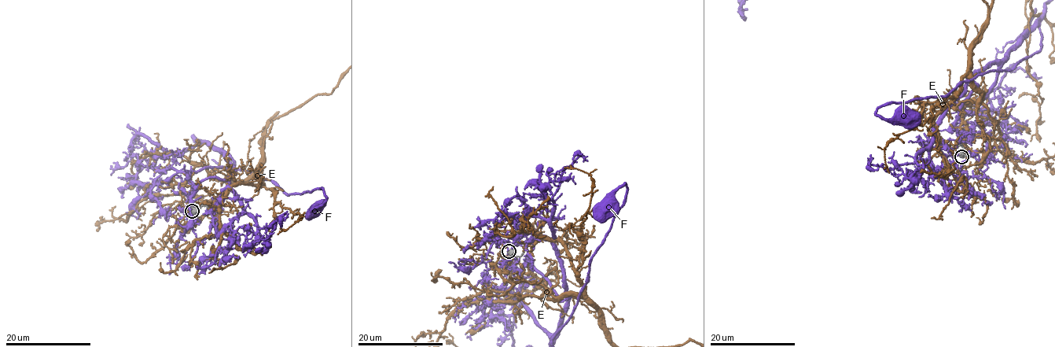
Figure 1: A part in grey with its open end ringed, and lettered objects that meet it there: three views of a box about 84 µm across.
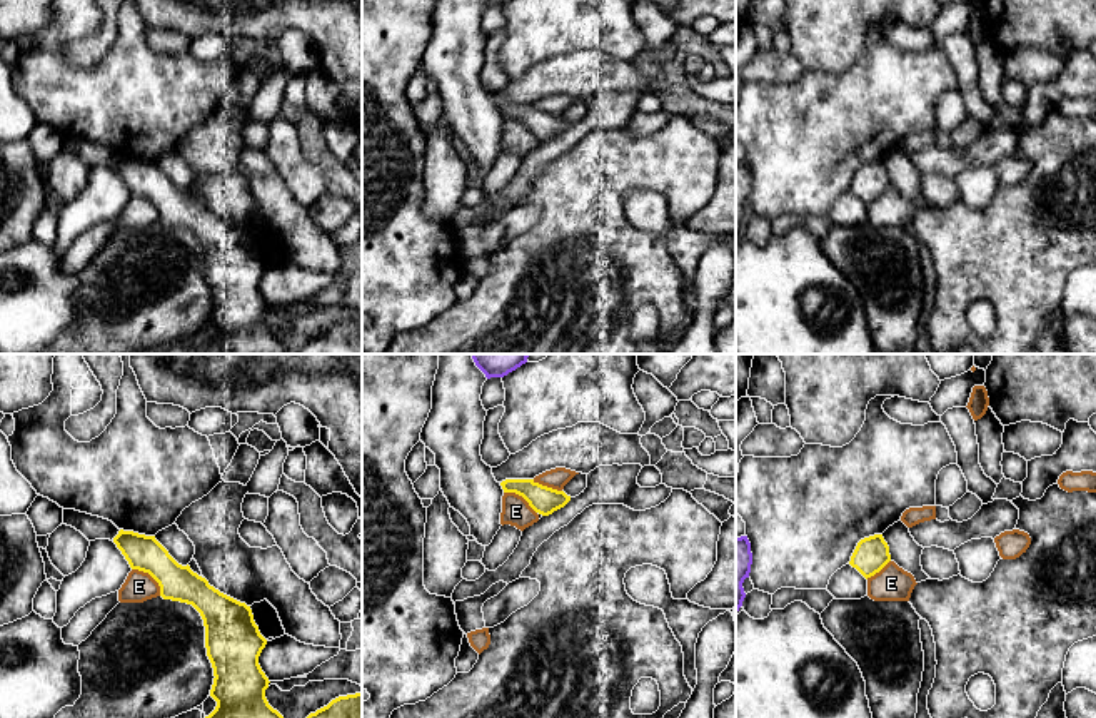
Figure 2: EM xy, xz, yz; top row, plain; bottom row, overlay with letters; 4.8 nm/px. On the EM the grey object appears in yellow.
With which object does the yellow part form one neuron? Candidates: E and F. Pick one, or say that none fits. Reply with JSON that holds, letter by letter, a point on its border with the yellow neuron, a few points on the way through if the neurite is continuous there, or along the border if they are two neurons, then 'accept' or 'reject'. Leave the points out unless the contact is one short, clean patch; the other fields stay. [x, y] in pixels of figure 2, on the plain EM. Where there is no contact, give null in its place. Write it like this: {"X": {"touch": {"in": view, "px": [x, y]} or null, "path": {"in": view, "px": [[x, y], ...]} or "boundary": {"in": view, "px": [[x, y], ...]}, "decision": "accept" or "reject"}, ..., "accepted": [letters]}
{"E": {"touch": {"in": "xy", "px": [150, 201]}, "boundary": {"in": "xy", "px": [[132, 194], [145, 197], [157, 209], [160, 221]]}, "decision": "reject"}, "F": {"touch": null, "decision": "reject"}, "accepted": []}

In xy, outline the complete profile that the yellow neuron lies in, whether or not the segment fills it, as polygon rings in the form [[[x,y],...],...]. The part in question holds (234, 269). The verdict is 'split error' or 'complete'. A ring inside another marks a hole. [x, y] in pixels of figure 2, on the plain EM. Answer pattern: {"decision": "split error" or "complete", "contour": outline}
{"decision": "complete", "contour": [[[120,155],[113,169],[132,195],[148,199],[158,209],[163,225],[192,230],[204,245],[215,302],[210,322],[217,327],[204,354],[362,354],[362,317],[339,322],[300,351],[289,351],[265,324],[270,307],[259,282],[267,265],[250,232],[210,212],[189,190],[178,190],[155,162]]]}

